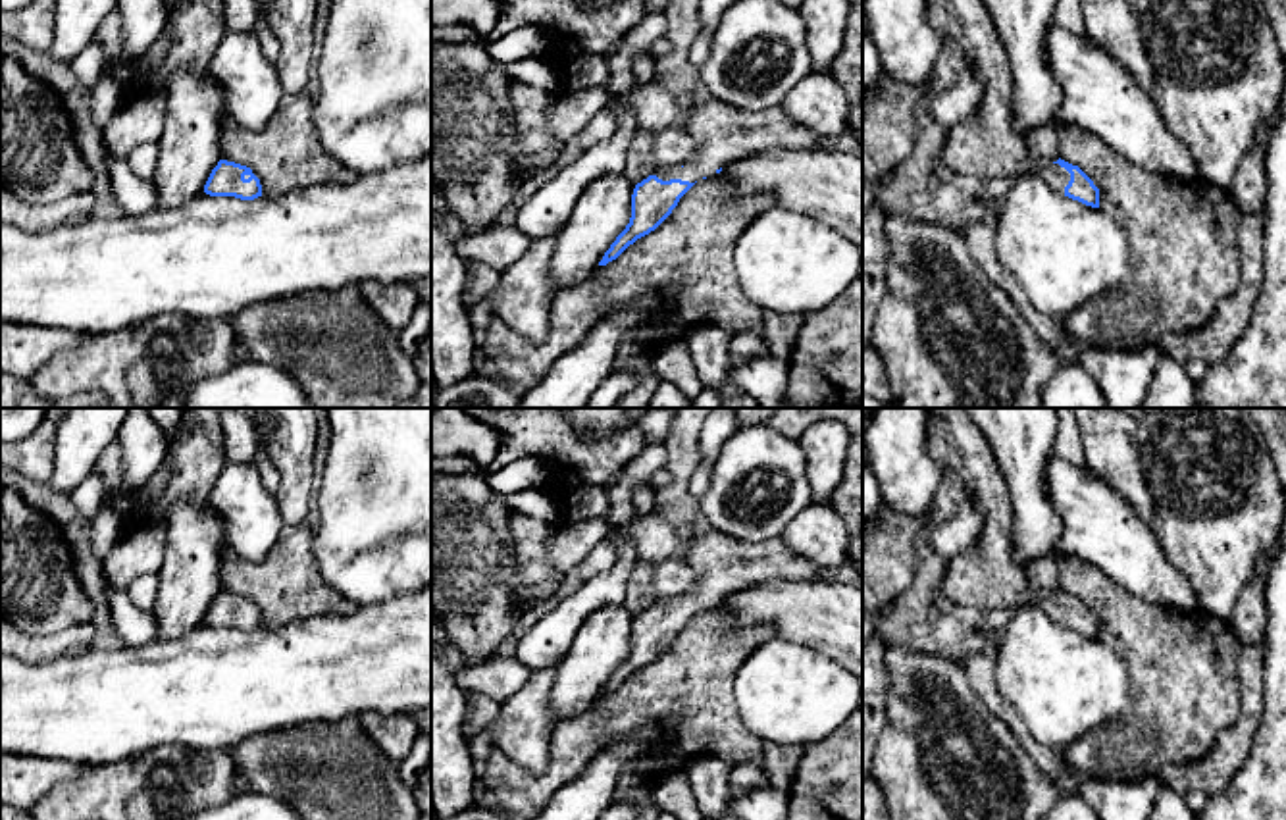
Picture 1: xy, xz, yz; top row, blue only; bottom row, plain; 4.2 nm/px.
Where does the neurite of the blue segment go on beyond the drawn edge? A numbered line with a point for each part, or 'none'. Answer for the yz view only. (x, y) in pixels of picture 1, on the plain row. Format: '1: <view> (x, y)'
1: yz (984, 576)

